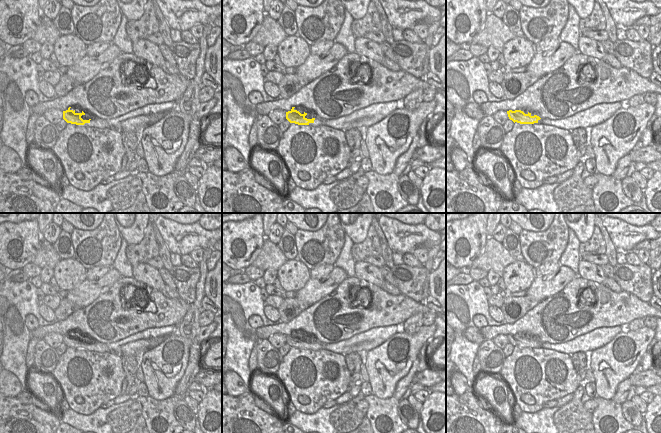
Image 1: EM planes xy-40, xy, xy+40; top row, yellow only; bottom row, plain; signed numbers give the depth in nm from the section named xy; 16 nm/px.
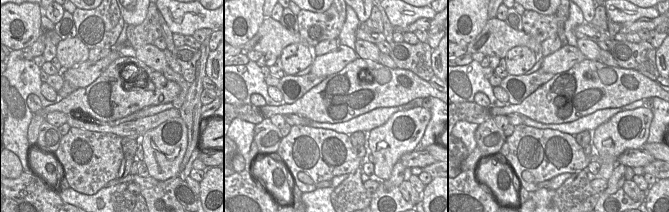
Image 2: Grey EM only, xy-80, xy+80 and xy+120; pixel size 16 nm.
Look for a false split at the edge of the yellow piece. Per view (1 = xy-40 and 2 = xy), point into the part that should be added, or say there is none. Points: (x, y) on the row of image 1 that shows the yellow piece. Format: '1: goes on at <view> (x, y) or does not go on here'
1: goes on at xy-40 (95, 122)
2: goes on at xy (317, 122)

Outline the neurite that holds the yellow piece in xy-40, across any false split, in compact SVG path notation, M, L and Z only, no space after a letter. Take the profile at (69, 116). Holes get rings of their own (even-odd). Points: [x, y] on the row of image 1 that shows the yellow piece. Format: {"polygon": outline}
{"polygon": "M69 107L66 111L63 111L63 119L67 123L99 129L111 128L106 120L95 117L88 110L83 110L81 113L76 113L75 110L73 111L70 108L71 107Z"}

